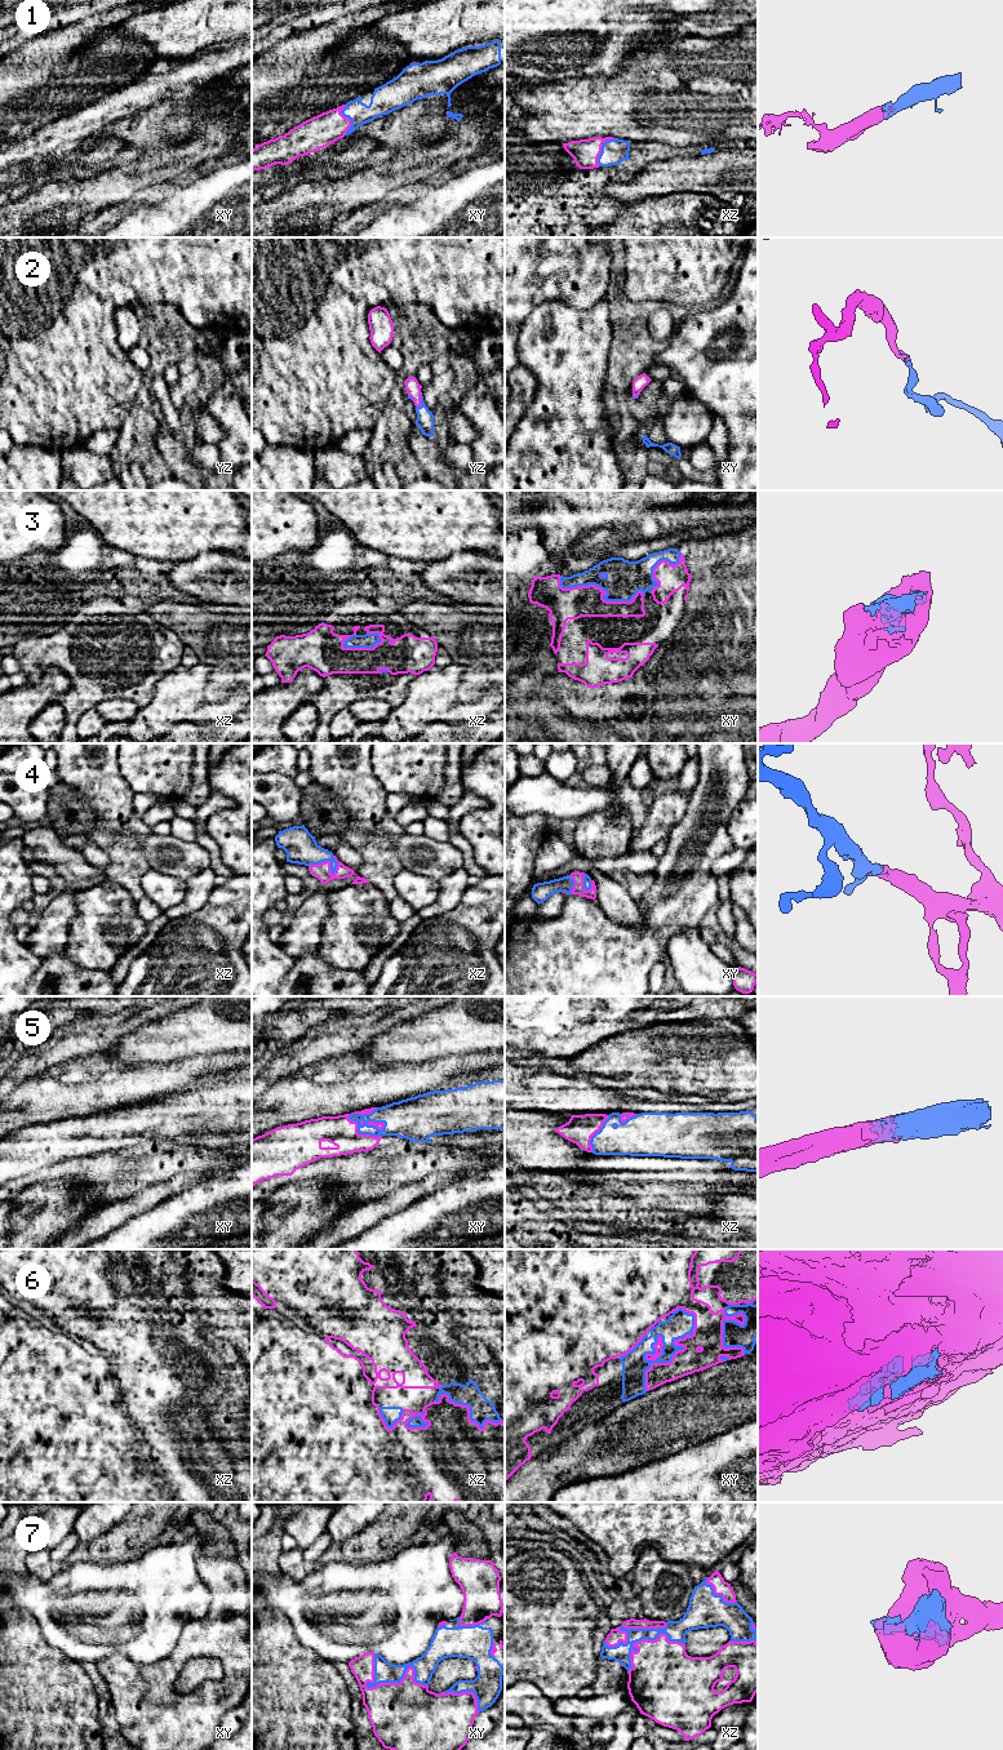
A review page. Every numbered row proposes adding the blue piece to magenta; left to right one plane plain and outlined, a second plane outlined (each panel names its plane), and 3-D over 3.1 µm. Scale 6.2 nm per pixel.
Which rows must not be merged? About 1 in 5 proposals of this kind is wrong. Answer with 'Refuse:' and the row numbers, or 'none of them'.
Refuse: none of them

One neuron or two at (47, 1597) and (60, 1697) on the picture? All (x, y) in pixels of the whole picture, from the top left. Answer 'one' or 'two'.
two

